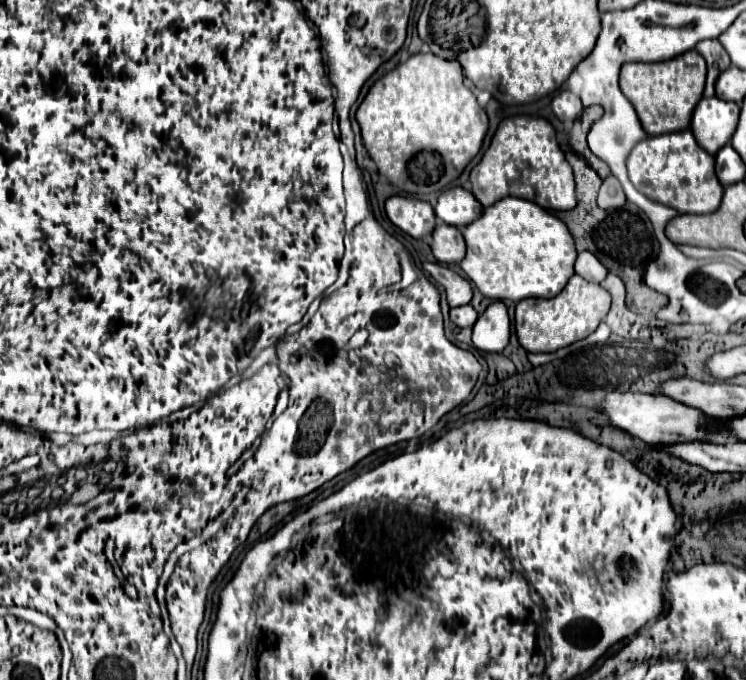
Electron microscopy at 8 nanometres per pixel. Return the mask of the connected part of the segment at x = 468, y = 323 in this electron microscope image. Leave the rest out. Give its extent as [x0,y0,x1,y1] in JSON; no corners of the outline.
[450,305,478,327]

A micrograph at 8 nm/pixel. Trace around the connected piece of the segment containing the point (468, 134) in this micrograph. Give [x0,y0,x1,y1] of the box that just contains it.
[356,53,488,195]

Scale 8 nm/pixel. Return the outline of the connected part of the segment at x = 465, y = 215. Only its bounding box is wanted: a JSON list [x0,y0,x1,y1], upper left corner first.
[434,187,484,227]

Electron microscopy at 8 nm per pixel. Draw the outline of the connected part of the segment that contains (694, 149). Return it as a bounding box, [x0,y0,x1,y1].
[626,129,724,213]

